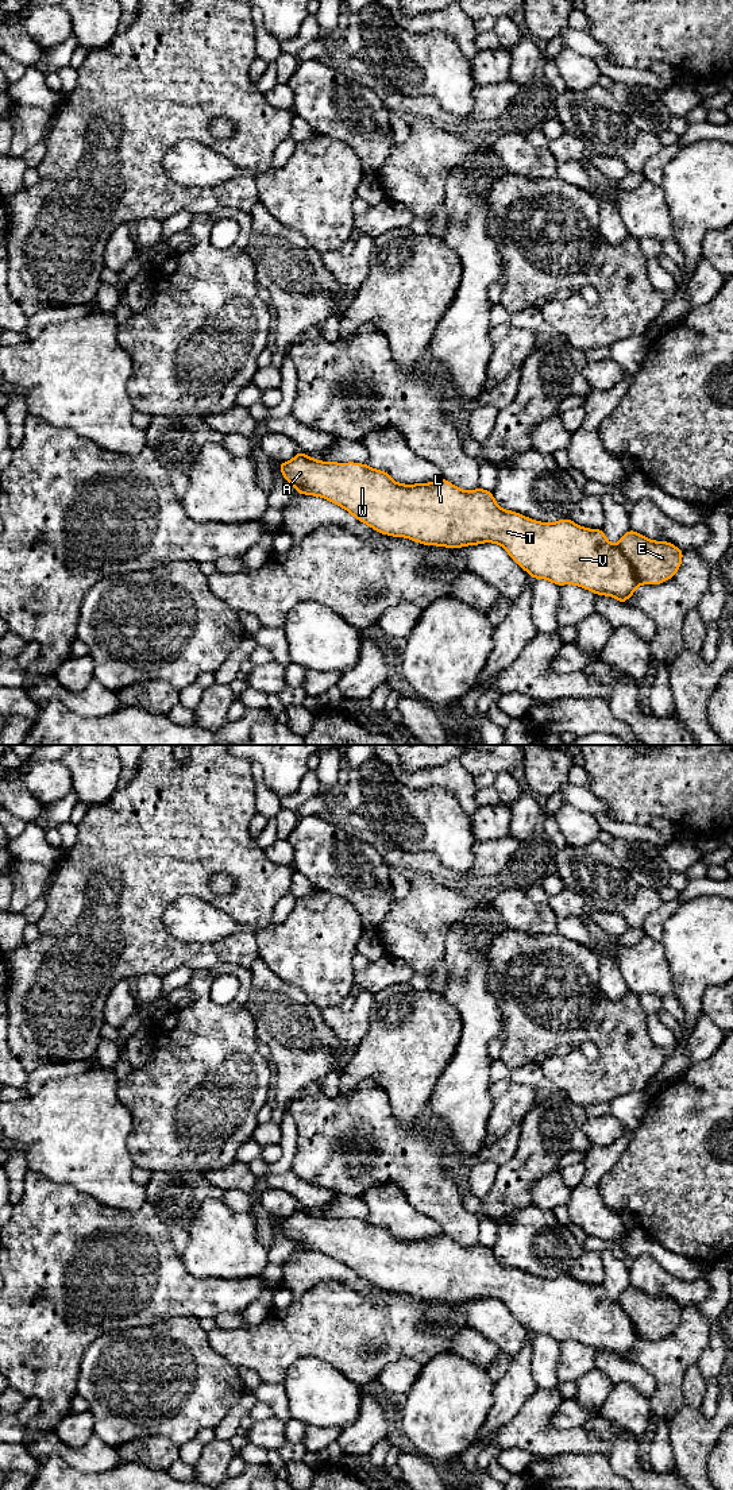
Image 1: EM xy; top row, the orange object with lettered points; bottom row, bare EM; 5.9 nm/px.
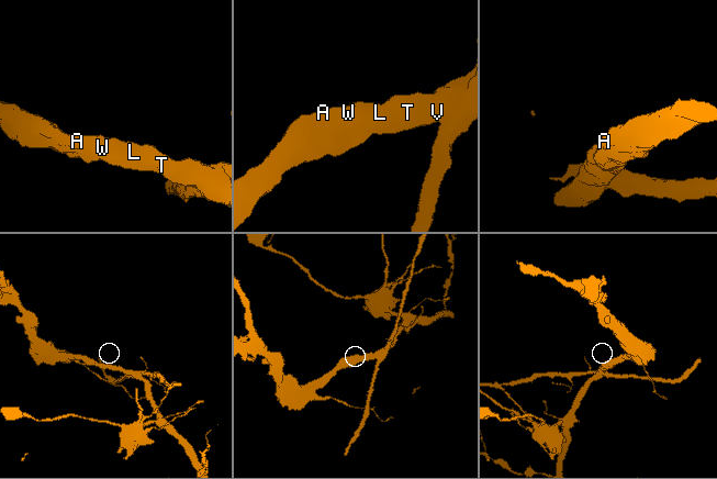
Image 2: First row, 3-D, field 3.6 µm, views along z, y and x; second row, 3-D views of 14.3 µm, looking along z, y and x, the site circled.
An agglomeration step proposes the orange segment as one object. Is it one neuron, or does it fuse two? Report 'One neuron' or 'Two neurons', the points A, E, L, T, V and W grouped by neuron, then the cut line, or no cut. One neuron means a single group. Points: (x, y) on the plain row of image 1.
Two neurons. Groups: A L T V W / E. Split along xy (616, 1301), (641, 1339)

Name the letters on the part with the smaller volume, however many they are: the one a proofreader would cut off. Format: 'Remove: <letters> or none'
Remove: E

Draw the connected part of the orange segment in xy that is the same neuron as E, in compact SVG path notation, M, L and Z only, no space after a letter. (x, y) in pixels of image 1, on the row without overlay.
M628 1286L617 1298L641 1340L660 1340L675 1332L683 1308L668 1297L652 1297Z

